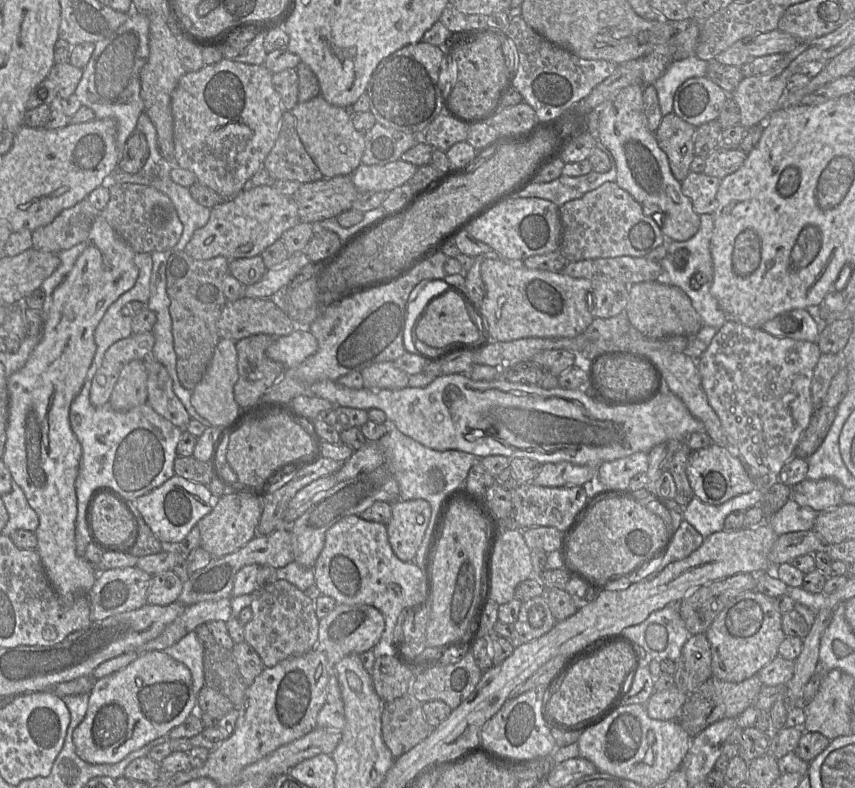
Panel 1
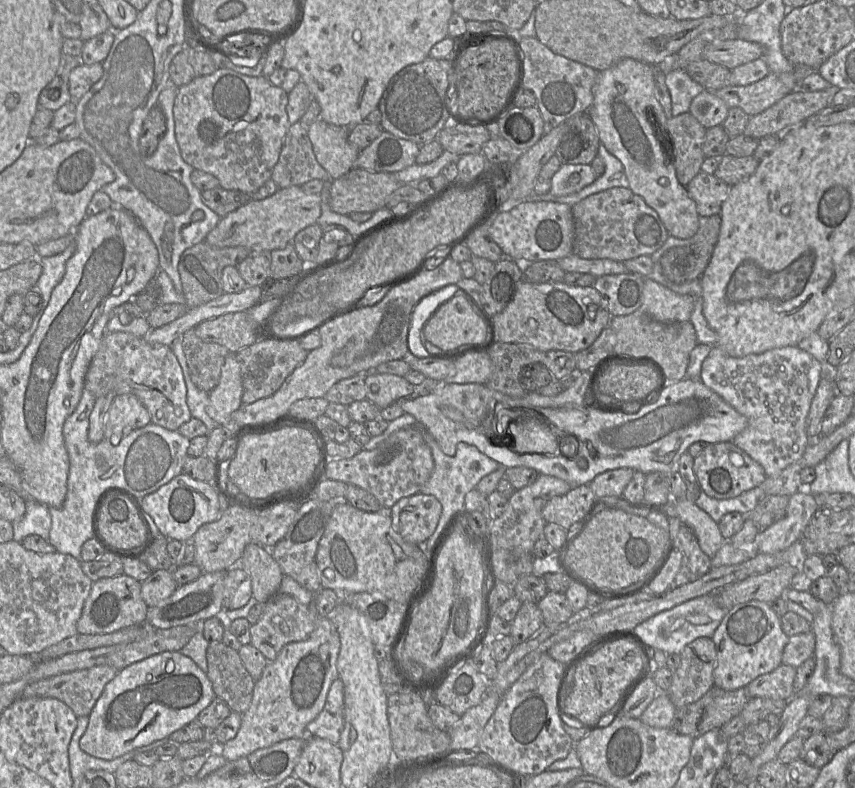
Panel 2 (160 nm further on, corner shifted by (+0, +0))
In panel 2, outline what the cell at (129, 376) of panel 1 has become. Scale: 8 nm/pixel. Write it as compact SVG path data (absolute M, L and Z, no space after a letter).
M116 395L106 416L104 438L109 438L113 445L117 445L128 432L150 422L149 412L135 395Z

